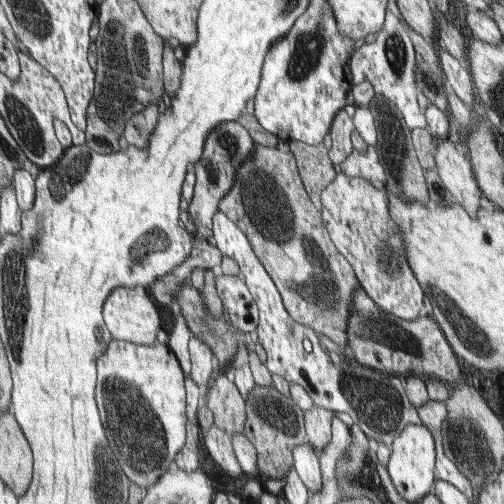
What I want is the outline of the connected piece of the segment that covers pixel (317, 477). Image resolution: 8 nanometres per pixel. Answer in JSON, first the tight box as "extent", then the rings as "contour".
{"extent":[292,444,322,493],"contour":[[[309,444],[296,446],[292,450],[294,468],[310,493],[320,491],[322,487],[322,472],[318,452]]]}

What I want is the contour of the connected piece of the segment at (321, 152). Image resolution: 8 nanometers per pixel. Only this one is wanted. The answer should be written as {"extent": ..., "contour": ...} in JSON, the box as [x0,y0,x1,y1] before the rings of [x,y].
{"extent":[289,134,338,209],"contour":[[[326,134],[322,142],[315,145],[304,144],[298,140],[291,140],[289,144],[306,192],[316,208],[321,209],[321,192],[338,173],[329,157],[330,136]]]}

